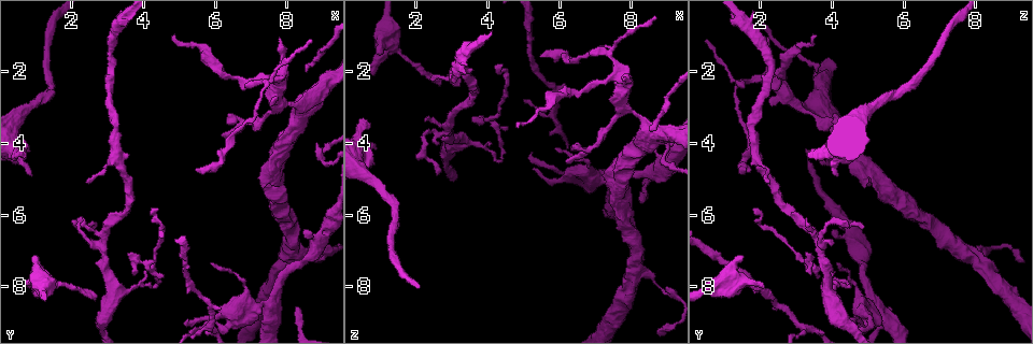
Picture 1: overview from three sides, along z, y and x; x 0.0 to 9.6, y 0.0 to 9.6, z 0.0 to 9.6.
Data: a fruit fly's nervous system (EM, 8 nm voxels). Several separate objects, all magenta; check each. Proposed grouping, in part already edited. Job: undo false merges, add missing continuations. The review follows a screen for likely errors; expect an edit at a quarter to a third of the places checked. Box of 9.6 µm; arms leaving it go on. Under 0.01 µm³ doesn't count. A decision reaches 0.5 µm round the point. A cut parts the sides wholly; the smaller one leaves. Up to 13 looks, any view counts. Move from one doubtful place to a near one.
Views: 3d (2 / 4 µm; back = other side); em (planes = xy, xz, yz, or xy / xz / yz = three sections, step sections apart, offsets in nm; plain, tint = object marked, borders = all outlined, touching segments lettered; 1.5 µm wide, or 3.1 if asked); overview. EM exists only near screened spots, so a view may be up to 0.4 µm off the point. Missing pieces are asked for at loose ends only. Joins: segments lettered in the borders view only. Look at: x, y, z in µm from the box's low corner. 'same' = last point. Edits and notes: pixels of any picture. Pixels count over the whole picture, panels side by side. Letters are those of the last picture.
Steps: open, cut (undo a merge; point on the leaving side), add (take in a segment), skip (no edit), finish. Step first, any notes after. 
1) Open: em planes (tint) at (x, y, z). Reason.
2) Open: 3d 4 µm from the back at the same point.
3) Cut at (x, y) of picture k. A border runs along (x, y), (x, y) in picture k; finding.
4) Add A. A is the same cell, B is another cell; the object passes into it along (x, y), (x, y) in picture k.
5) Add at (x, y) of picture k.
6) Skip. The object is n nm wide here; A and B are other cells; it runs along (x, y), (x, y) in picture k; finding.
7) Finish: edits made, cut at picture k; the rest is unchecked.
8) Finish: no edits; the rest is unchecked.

Open: em xy step 8 (borders) at (5.50, 4.75, 1.55). End of a long branch.

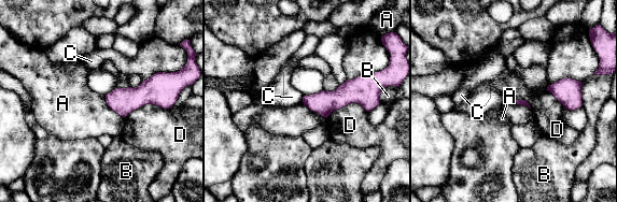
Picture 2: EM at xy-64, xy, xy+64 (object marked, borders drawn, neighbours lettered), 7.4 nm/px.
Skip. The longest contact is with D, 380 nm; A, B, C and D are other cells; none of them fits.

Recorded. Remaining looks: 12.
Open: em xz step 4 (borders) at (6.80, 2.35, 1.50). An open end.

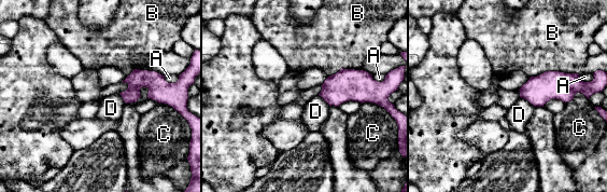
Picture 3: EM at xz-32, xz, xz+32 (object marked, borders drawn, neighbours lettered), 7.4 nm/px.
Skip. A, B, C and D are other cells; a border runs along (578, 72), (544, 71), (531, 77) in picture 3; none of them fits.

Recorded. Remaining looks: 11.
Open: 3d 2 µm from the back at (0.65, 4.40, 3.50). Branch stops here.

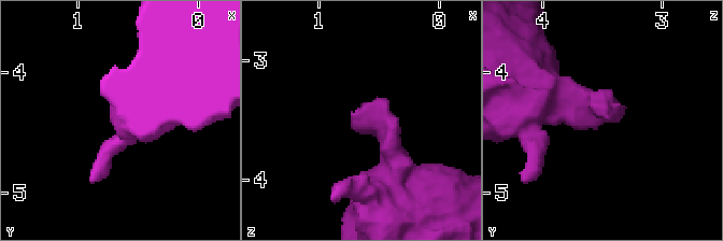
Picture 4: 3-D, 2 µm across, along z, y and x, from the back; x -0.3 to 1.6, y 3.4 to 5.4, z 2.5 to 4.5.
Open: em planes (plain) at (0.70, 4.40, 3.44).

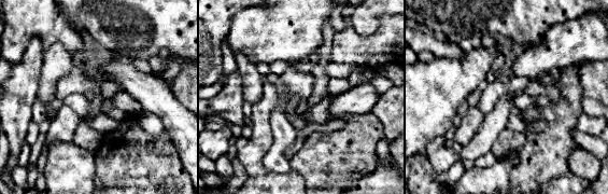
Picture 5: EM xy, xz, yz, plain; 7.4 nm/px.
Open: em planes (borders) at the same point. What lies round it.

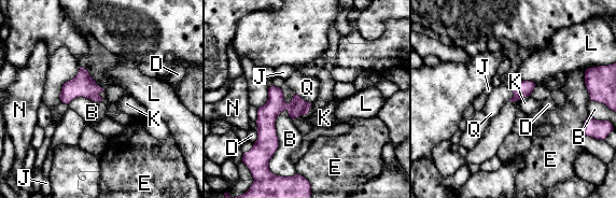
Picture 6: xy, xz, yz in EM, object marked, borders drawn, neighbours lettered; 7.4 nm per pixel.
Add Q. The object is 130 nm wide here; Q is the same cell, B, D, E, J, K, L and N are other cells; the cell continues.

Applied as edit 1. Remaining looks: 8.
Open: em xz step 8 (tint) at (0.75, 8.05, 2.10). Branch stops here.

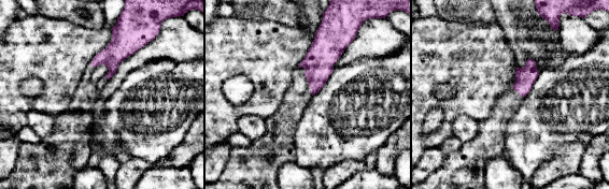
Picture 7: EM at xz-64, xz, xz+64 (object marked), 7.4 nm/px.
Open: em planes (borders) at the same point.

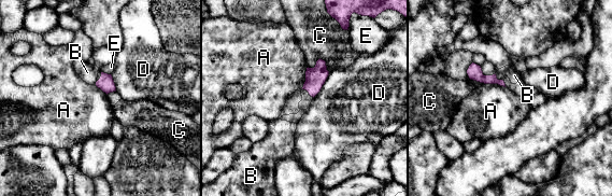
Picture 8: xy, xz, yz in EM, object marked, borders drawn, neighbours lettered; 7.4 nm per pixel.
Add B. B is the same cell, A, C, D and E are other cells; the object passes into it along (474, 72), (497, 79), (514, 75) in picture 8; the cell continues.

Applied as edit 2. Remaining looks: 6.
Open: em planes (borders) at (3.15, 8.35, 3.95). Arms part here.

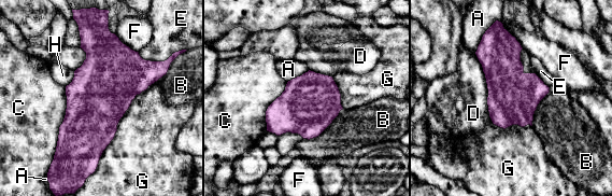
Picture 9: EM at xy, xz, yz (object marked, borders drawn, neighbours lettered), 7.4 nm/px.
Skip. The object is 380 nm wide here; A, B, C, D, E, F, G and H are other cells; a border runs along (66, 87), (66, 114), (53, 158) in picture 9; continuous, no second cell.

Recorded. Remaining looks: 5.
Finish: edits made, add at picture 6, add at picture 8; the rest is unchecked.

